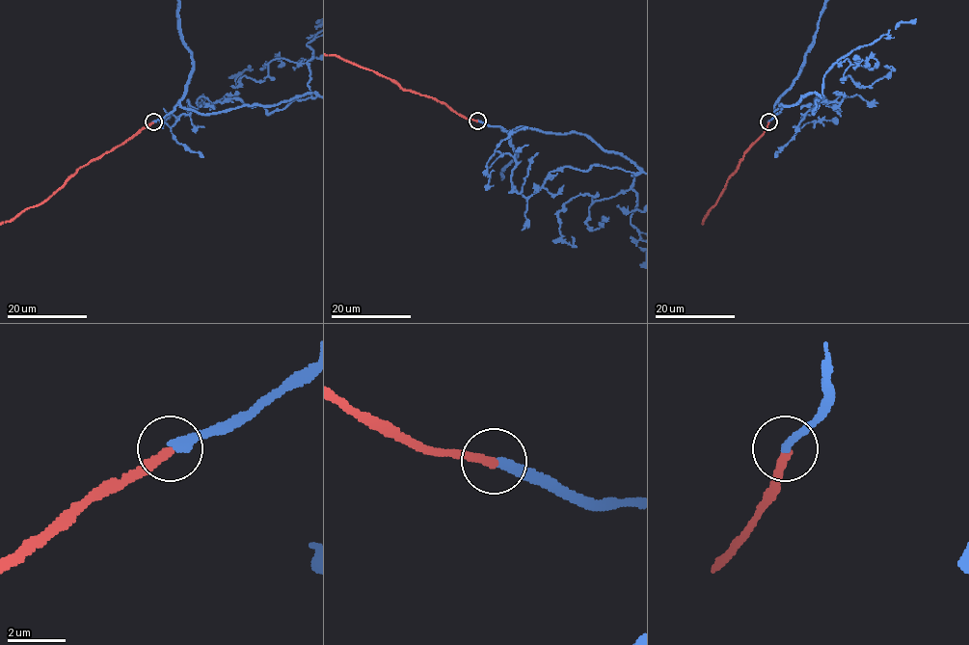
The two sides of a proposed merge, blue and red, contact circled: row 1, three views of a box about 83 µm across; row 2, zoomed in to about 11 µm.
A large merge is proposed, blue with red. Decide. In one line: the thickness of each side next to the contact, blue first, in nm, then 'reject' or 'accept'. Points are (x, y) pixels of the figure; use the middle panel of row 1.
calibres 320 and 300 nm; reject

